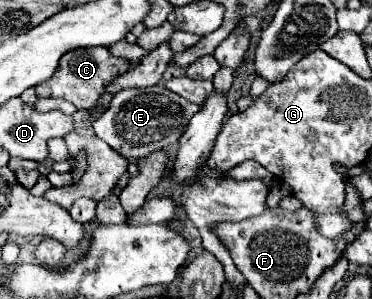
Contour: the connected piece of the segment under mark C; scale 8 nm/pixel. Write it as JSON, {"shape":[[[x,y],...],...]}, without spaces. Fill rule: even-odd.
{"shape":[[[77,48],[61,56],[59,60],[59,72],[51,76],[51,80],[45,80],[43,84],[35,86],[35,92],[39,98],[63,98],[71,102],[77,110],[89,110],[95,108],[99,96],[103,94],[103,88],[119,74],[127,72],[131,68],[129,60],[115,58],[107,48]]]}

